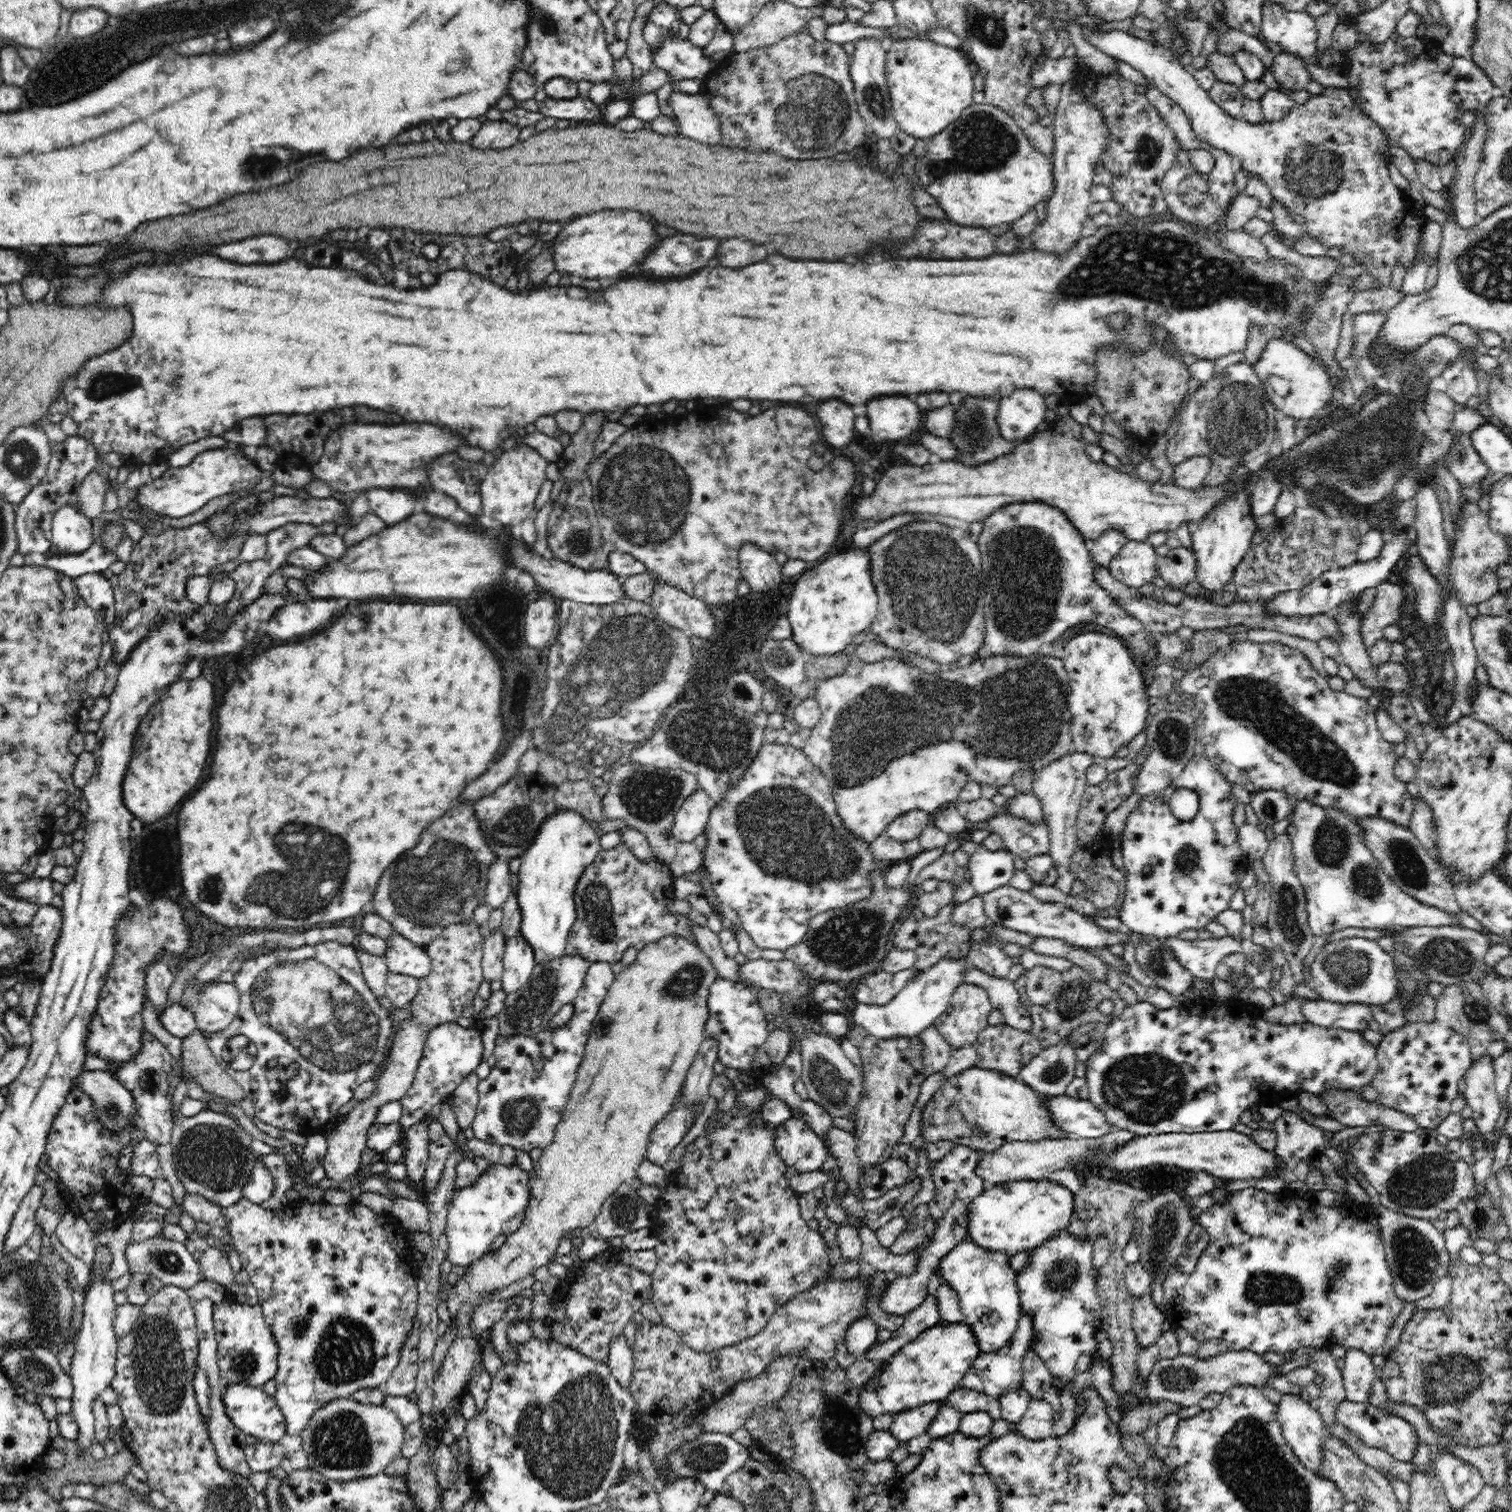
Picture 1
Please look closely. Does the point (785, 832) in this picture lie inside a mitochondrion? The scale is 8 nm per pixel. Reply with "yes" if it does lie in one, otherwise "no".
yes

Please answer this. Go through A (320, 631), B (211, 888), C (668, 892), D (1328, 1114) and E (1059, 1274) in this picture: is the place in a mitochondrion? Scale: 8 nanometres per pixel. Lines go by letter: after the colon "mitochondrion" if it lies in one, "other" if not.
A: other
B: mitochondrion
C: other
D: other
E: mitochondrion

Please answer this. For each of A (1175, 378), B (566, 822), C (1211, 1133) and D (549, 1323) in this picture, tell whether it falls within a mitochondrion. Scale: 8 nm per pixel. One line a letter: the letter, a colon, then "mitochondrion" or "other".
A: other
B: other
C: other
D: other

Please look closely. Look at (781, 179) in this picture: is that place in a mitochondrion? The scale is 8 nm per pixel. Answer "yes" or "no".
yes

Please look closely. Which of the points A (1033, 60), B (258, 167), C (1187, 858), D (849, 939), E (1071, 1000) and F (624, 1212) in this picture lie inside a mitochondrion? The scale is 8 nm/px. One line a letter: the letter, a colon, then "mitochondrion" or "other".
A: other
B: mitochondrion
C: mitochondrion
D: mitochondrion
E: mitochondrion
F: mitochondrion

